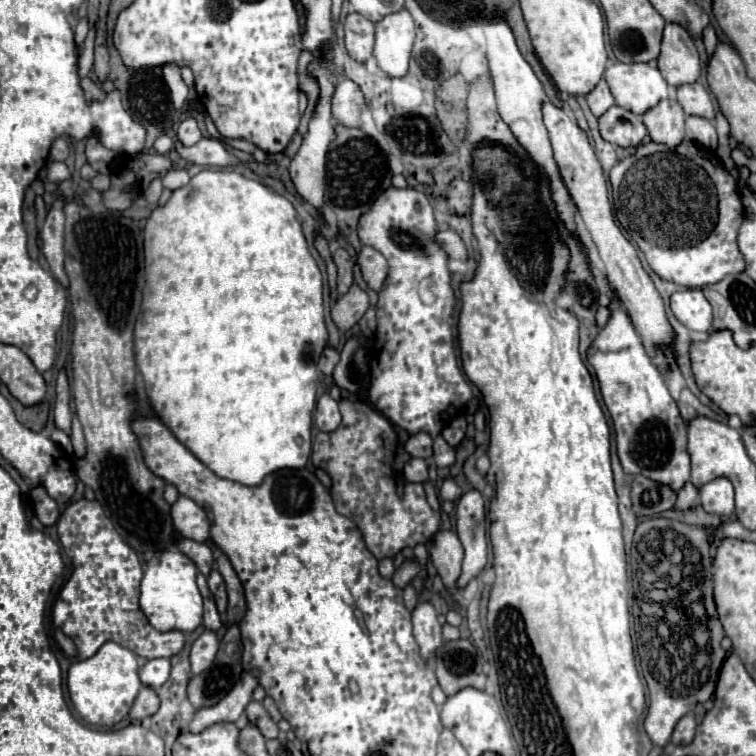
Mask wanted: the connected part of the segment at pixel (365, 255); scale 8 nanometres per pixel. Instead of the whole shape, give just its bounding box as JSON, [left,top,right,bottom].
[358,246,388,292]

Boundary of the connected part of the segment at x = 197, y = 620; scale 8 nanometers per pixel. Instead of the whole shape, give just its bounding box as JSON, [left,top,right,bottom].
[140,550,202,632]

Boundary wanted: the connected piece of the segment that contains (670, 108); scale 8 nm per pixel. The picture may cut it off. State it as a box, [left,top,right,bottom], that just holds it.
[644,100,686,148]

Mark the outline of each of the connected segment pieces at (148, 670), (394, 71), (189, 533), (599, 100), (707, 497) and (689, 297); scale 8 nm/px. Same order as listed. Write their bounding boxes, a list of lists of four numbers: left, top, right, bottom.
[[140,658,170,690],[374,10,414,78],[172,496,210,542],[586,78,614,116],[700,478,734,516],[670,290,712,332]]

